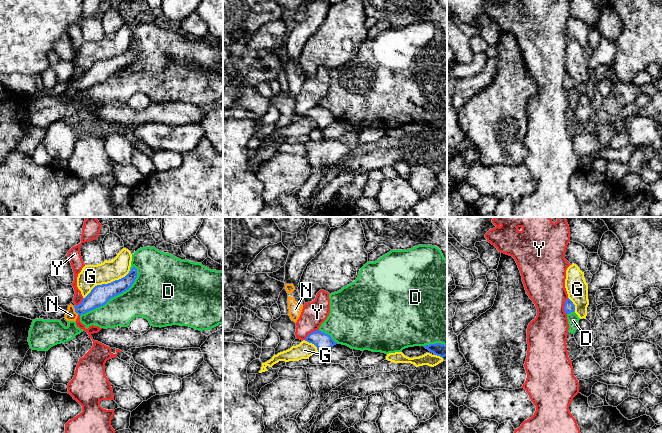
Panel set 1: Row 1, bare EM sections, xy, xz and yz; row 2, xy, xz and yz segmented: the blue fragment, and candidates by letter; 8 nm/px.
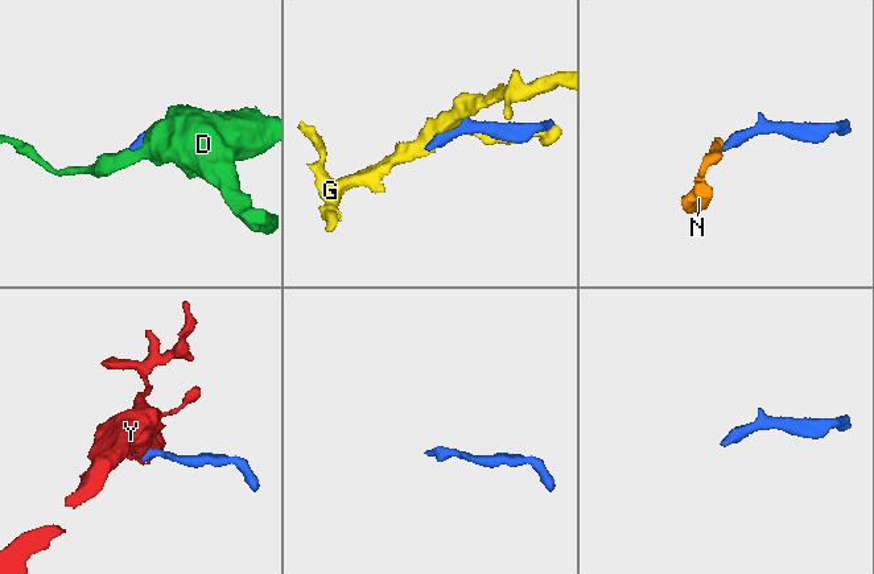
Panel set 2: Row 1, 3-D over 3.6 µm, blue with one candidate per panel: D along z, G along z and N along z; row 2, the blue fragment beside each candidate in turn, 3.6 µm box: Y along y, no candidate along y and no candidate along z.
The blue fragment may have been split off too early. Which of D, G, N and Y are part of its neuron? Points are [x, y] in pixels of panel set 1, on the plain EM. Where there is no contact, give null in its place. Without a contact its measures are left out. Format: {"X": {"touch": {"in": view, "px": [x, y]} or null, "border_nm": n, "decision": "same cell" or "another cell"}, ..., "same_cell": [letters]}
{"D": {"touch": {"in": "xy", "px": [113, 72]}, "border_nm": 600, "decision": "another cell"}, "G": {"touch": {"in": "xy", "px": [106, 60]}, "border_nm": 440, "decision": "another cell"}, "N": {"touch": {"in": "xy", "px": [75, 86]}, "border_nm": 80, "decision": "same cell"}, "Y": {"touch": {"in": "yz", "px": [564, 82]}, "border_nm": 140, "decision": "another cell"}, "same_cell": ["N"]}

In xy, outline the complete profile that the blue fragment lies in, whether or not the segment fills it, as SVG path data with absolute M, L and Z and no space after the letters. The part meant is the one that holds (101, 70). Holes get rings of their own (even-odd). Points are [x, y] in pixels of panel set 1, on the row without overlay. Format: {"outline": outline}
{"outline": "M133 42L125 53L108 60L95 62L79 81L68 81L64 94L67 97L76 97L79 91L105 81L111 74L128 66L137 54L137 50L137 45Z"}

